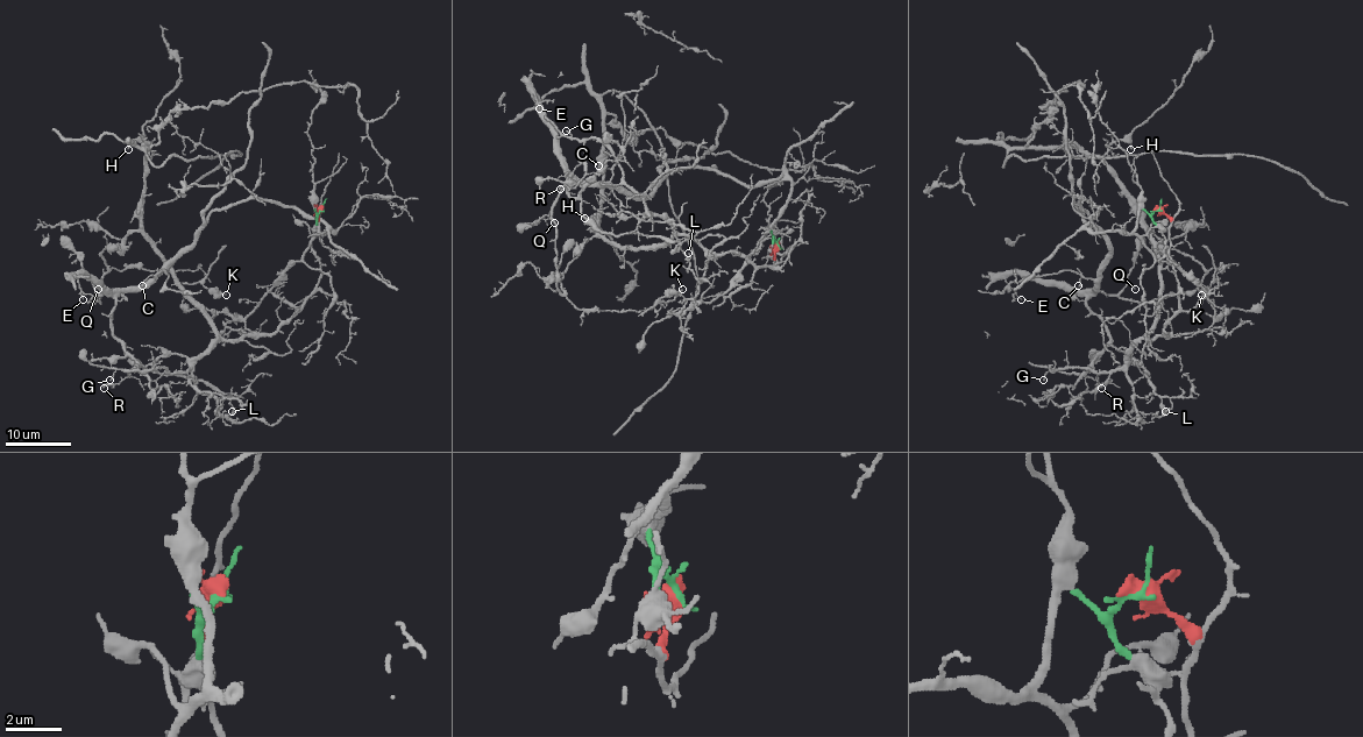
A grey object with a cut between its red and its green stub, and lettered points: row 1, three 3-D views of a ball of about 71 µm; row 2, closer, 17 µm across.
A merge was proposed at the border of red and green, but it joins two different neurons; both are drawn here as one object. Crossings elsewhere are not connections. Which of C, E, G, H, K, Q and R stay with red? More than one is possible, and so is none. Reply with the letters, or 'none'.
G, H, R

